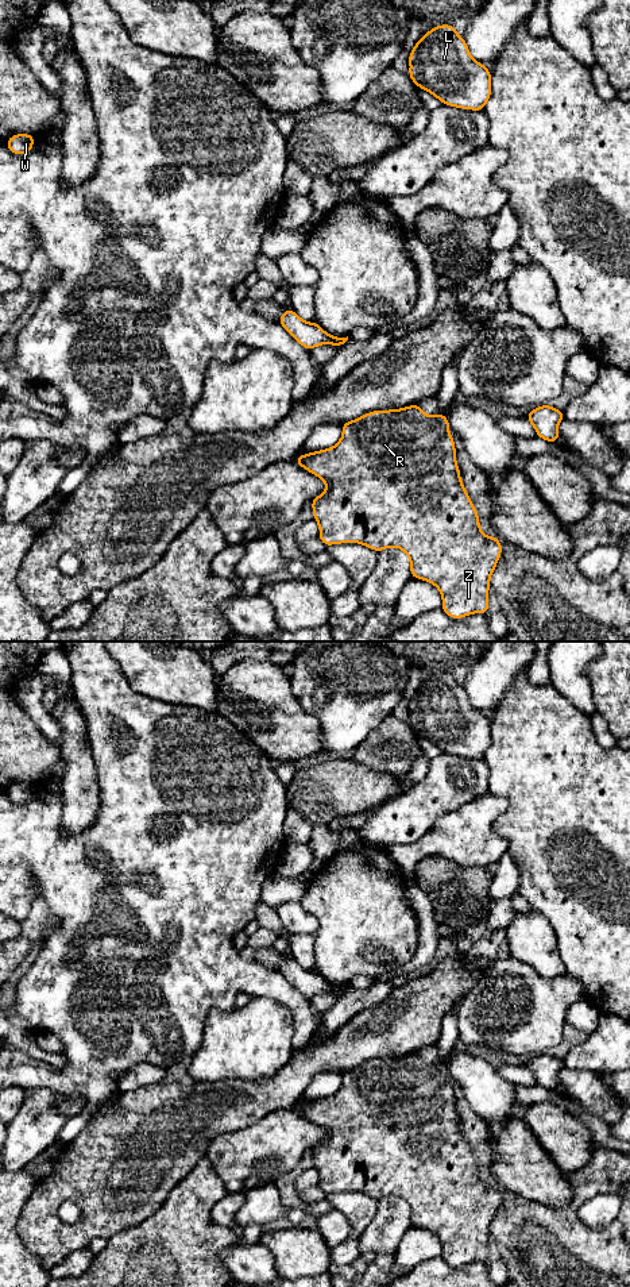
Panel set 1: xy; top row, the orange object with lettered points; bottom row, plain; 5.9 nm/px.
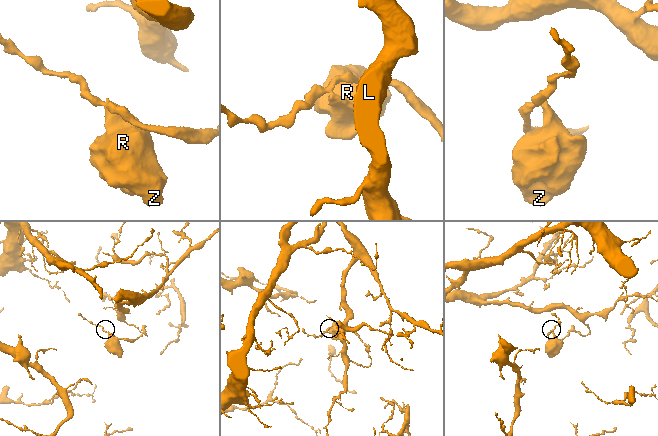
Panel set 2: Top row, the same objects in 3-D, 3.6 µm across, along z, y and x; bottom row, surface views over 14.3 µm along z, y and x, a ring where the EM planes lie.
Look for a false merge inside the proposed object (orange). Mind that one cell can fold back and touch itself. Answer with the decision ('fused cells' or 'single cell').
fused cells

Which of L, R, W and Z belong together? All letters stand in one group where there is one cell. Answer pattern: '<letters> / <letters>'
L W / R Z

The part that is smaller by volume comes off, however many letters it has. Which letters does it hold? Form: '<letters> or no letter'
R, Z

